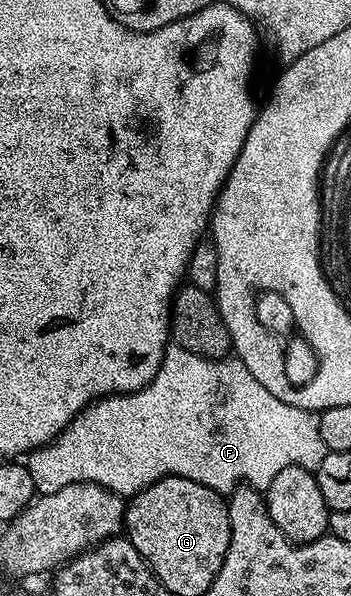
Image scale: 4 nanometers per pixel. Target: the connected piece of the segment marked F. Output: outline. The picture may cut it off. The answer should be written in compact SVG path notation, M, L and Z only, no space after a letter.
M170 346L164 351L164 357L158 366L158 374L154 374L154 378L148 385L138 389L137 392L121 392L89 404L57 434L51 444L45 444L43 448L36 448L28 453L26 467L30 470L30 478L34 478L37 493L41 496L54 494L58 490L62 490L62 486L67 484L97 484L103 488L108 488L121 498L131 498L146 486L150 486L167 476L190 478L190 482L198 482L215 492L231 494L241 485L257 490L268 488L270 482L274 482L274 477L281 470L286 470L286 466L302 466L314 470L322 462L325 451L319 415L305 408L290 406L286 402L282 402L282 398L274 398L274 394L270 394L270 390L266 390L266 386L262 386L262 382L258 382L258 378L254 378L254 374L250 374L250 370L246 370L246 366L239 358L207 360L185 348Z

